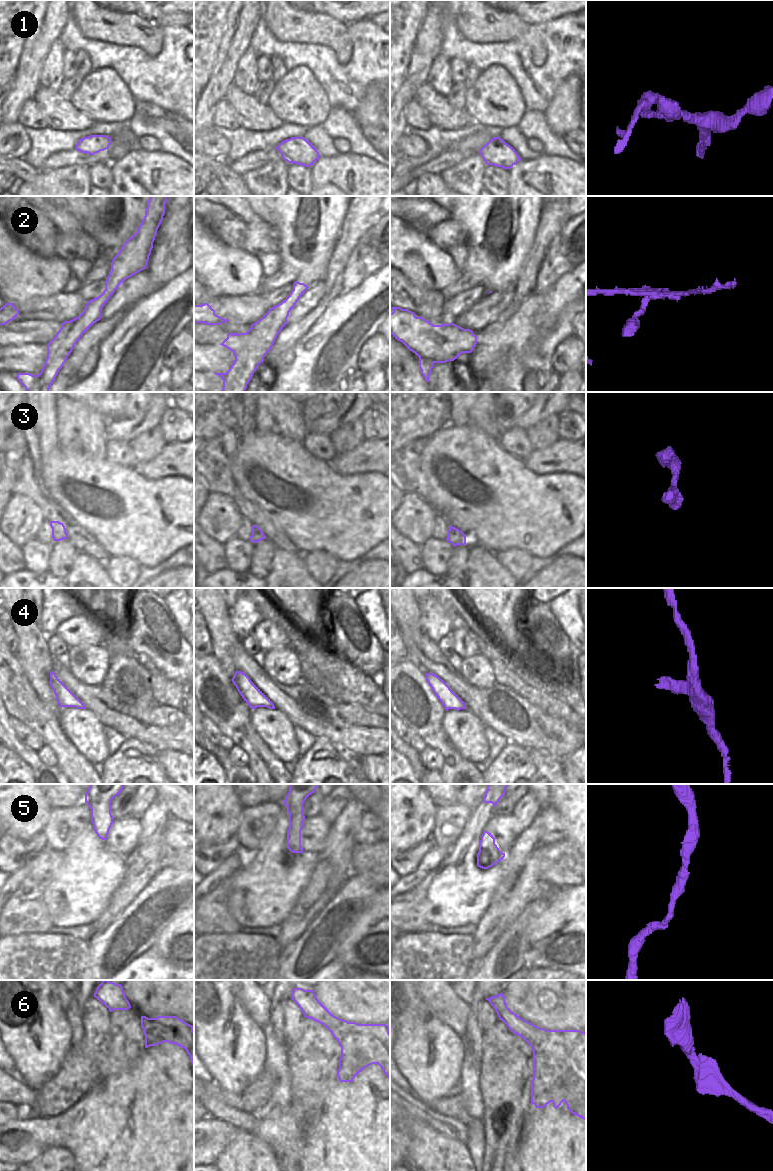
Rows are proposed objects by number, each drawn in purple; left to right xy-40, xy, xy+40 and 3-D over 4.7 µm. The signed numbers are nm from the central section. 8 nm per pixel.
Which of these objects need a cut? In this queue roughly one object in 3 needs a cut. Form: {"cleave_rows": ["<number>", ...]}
{"cleave_rows": ["2"]}

